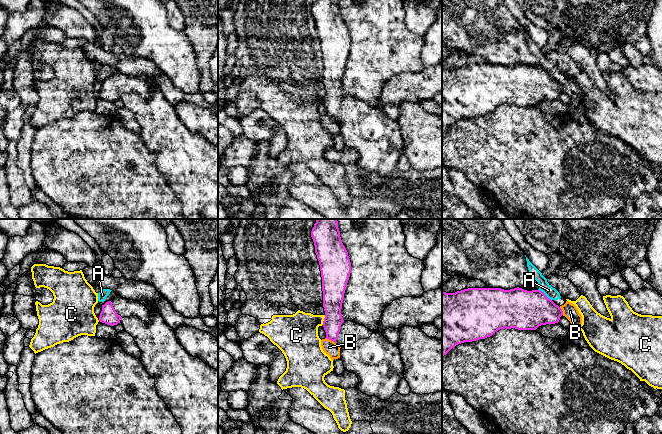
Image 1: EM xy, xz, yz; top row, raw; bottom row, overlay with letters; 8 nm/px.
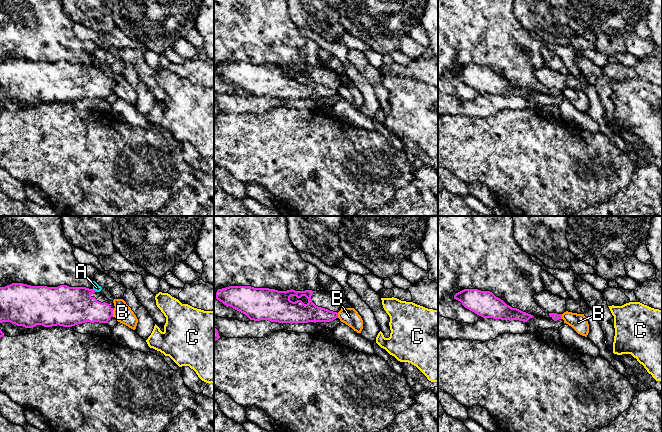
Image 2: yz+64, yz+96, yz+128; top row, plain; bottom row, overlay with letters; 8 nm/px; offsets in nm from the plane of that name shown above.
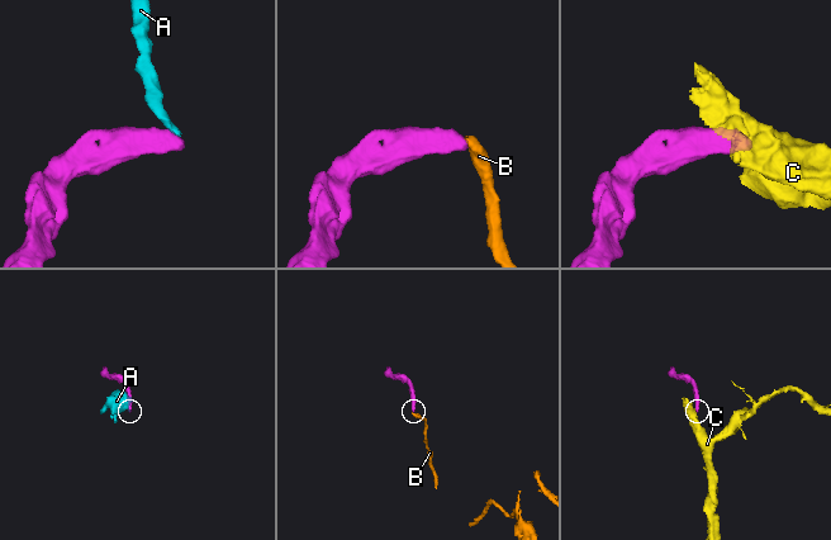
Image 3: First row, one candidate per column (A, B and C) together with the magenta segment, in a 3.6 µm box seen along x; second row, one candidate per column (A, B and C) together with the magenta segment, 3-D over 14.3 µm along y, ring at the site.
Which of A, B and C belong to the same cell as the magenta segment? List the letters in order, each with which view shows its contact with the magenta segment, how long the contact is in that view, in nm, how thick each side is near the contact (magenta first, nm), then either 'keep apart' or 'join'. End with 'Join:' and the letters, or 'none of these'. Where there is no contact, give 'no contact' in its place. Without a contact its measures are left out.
A: yz | 140 nm | 320/90 nm | keep apart
B: xz | 90 nm | 150/110 nm | keep apart
C: xz | 80 nm | 180/340 nm | keep apart
Join: none of these

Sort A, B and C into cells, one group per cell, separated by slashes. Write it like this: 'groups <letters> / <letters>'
groups A B / C

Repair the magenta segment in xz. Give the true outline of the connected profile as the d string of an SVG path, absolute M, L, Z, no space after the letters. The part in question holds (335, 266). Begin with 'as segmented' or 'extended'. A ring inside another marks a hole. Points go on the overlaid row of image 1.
extended; M317 219L311 231L315 253L320 265L325 318L323 327L326 338L340 348L340 358L346 371L354 373L359 379L356 389L368 396L381 400L390 399L404 378L404 365L397 345L390 343L381 332L372 331L353 321L344 321L341 309L344 293L351 273L348 252L342 243L337 219Z

